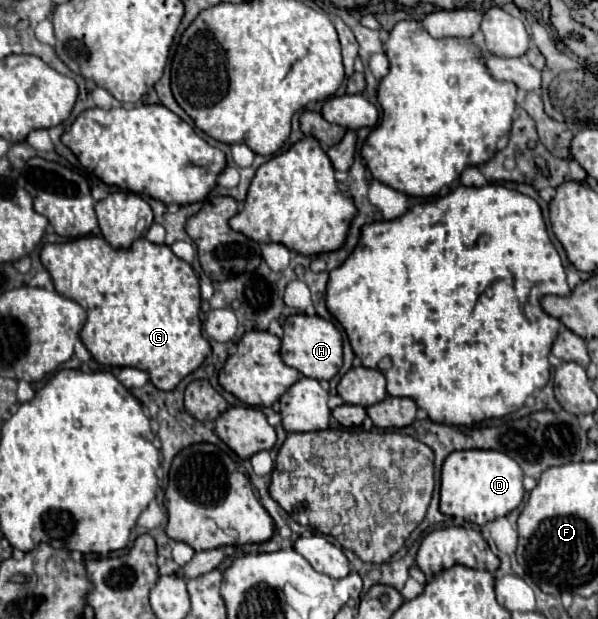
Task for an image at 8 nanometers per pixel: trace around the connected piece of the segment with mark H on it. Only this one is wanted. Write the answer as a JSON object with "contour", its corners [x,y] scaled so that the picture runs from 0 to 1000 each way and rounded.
{"contour":[[[488,507],[475,517],[472,530],[475,530],[475,543],[472,543],[468,575],[478,591],[488,591],[502,604],[525,614],[552,614],[555,607],[565,604],[572,591],[572,540],[555,520],[535,511]]]}

